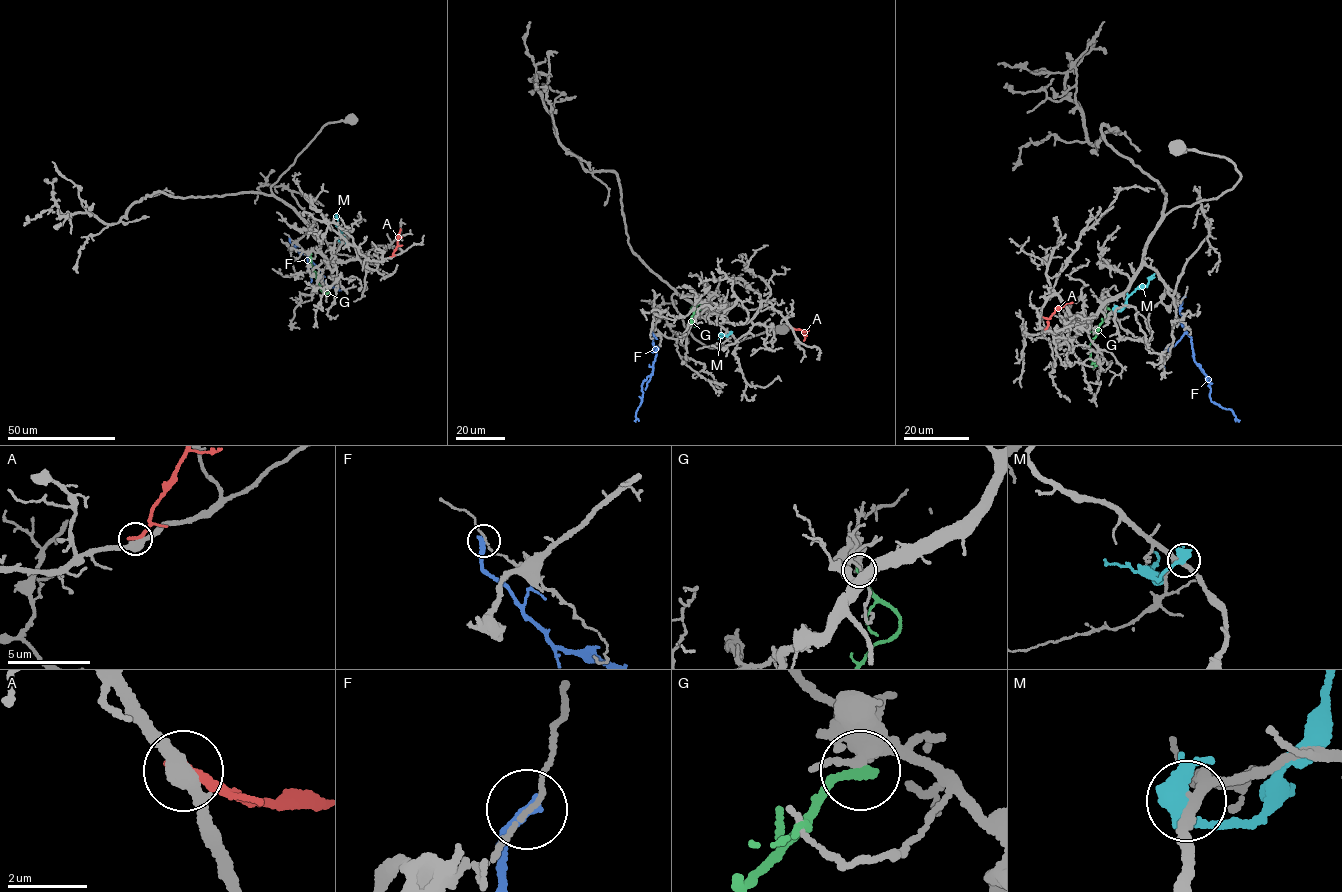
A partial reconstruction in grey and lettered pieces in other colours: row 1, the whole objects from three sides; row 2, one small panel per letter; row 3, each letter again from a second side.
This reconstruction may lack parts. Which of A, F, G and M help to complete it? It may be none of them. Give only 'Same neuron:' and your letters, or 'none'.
Same neuron: none

